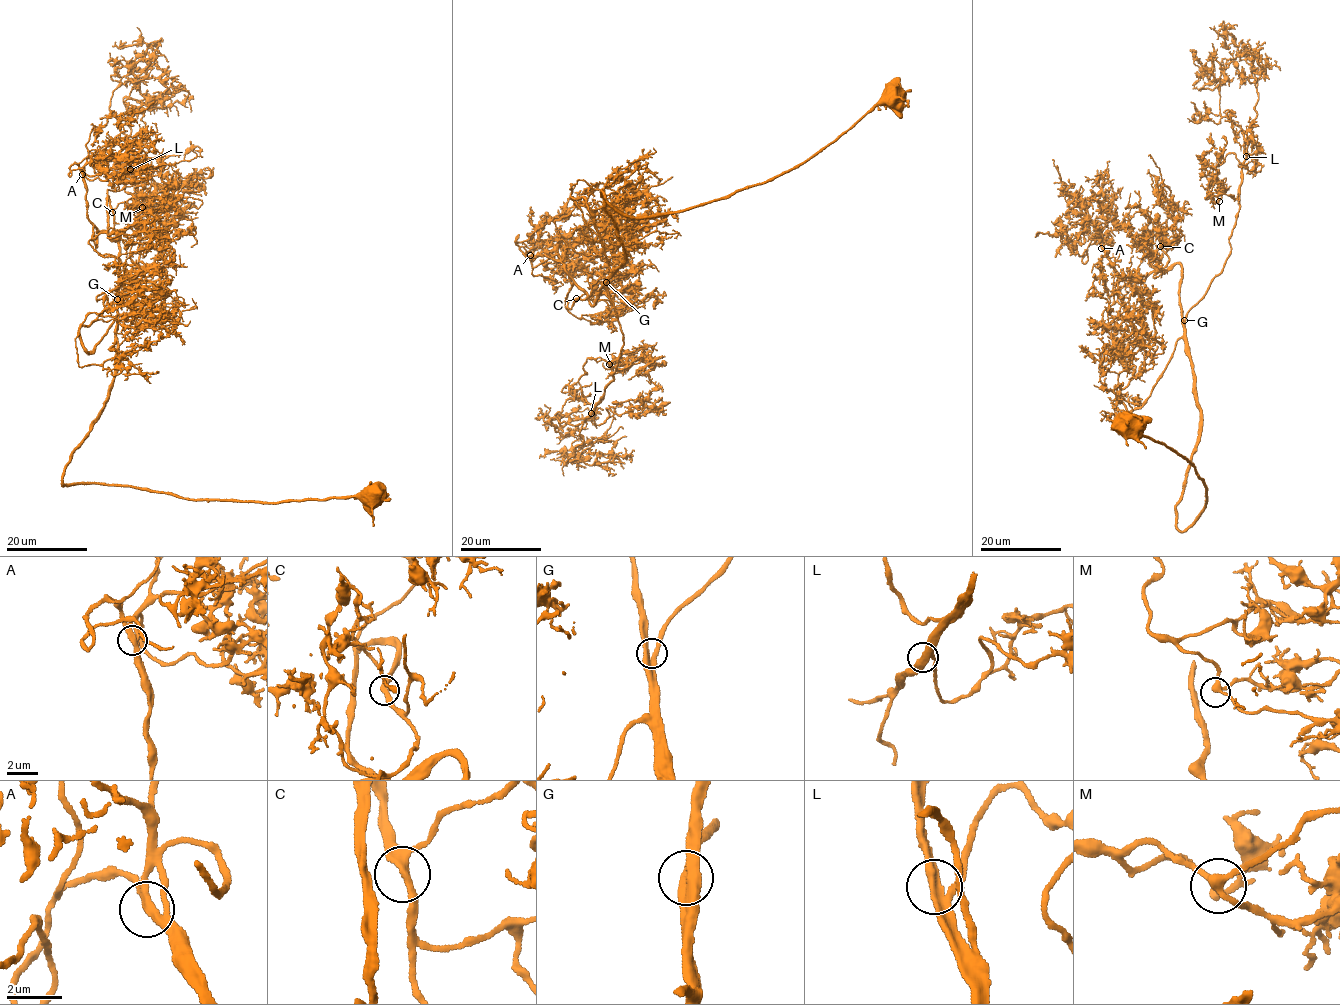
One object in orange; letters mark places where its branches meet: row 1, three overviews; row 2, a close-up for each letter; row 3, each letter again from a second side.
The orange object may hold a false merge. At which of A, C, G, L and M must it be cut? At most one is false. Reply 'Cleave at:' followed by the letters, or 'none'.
Cleave at: none

